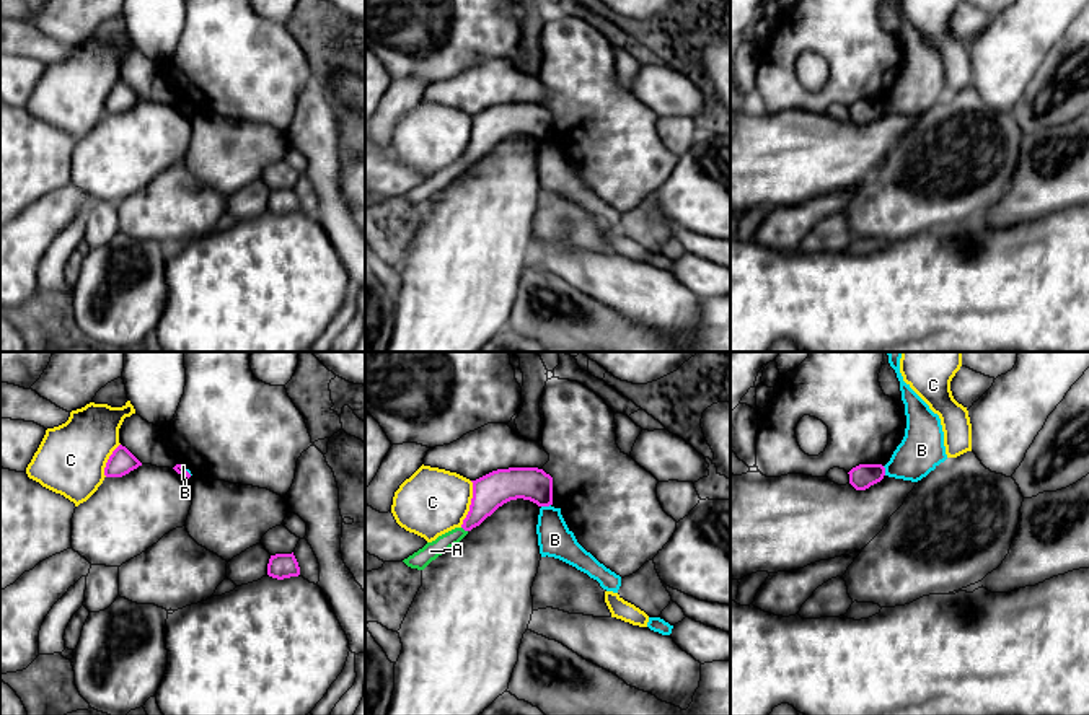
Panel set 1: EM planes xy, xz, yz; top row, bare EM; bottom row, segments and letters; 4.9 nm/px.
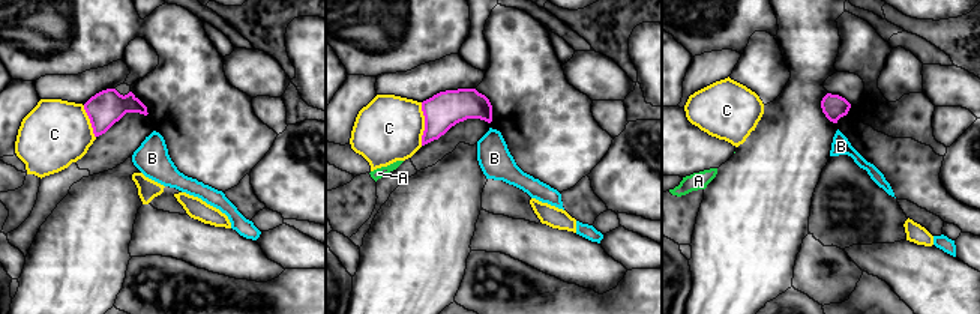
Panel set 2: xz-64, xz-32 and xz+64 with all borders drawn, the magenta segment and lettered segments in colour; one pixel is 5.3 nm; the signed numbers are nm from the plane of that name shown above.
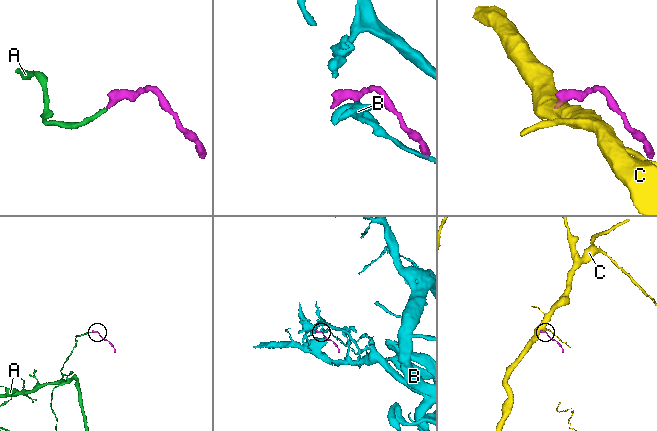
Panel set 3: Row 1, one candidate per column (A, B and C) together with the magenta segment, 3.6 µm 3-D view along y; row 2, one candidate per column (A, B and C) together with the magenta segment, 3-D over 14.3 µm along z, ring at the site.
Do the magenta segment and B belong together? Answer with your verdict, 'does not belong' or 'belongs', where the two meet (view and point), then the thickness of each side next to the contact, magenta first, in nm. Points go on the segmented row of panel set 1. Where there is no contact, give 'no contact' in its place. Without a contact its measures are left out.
does not belong; contact xz (545, 505); calibres 170 and 170 nm

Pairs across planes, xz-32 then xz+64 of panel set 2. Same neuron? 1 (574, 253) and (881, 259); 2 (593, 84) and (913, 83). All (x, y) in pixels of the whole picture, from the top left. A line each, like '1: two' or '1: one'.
1: one
2: two

